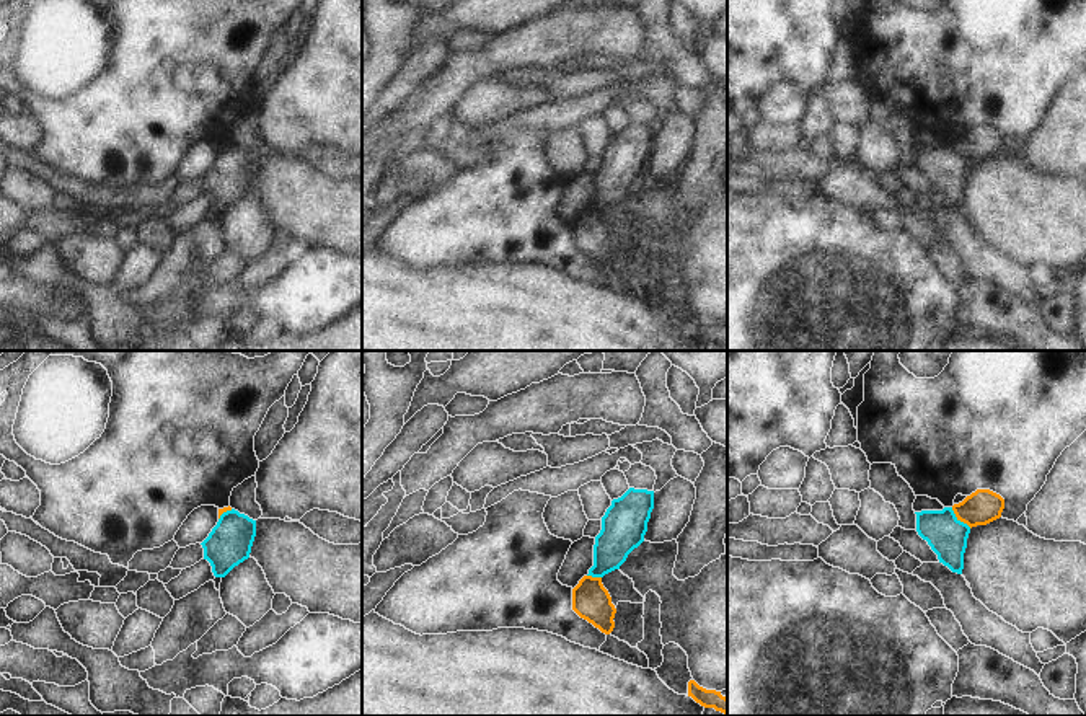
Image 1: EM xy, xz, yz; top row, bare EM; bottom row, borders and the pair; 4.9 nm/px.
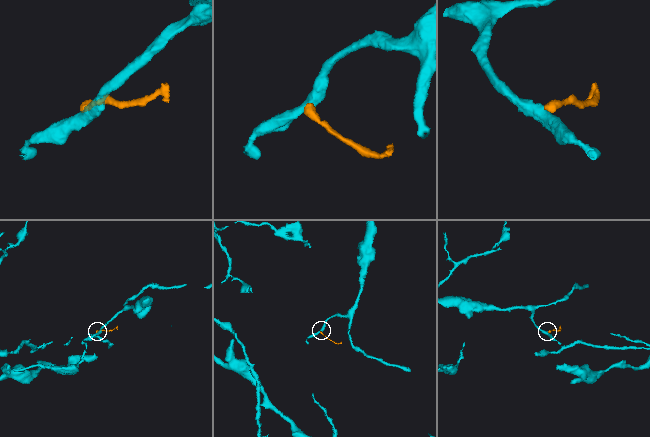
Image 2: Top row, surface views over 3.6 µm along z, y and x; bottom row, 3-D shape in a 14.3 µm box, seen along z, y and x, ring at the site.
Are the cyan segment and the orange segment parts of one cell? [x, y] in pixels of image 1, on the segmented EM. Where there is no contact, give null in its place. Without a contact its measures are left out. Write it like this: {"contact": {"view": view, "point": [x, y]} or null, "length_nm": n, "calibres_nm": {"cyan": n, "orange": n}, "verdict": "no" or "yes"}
{"contact": {"view": "yz", "point": [959, 521]}, "length_nm": 140, "calibres_nm": {"cyan": 200, "orange": 170}, "verdict": "no"}

